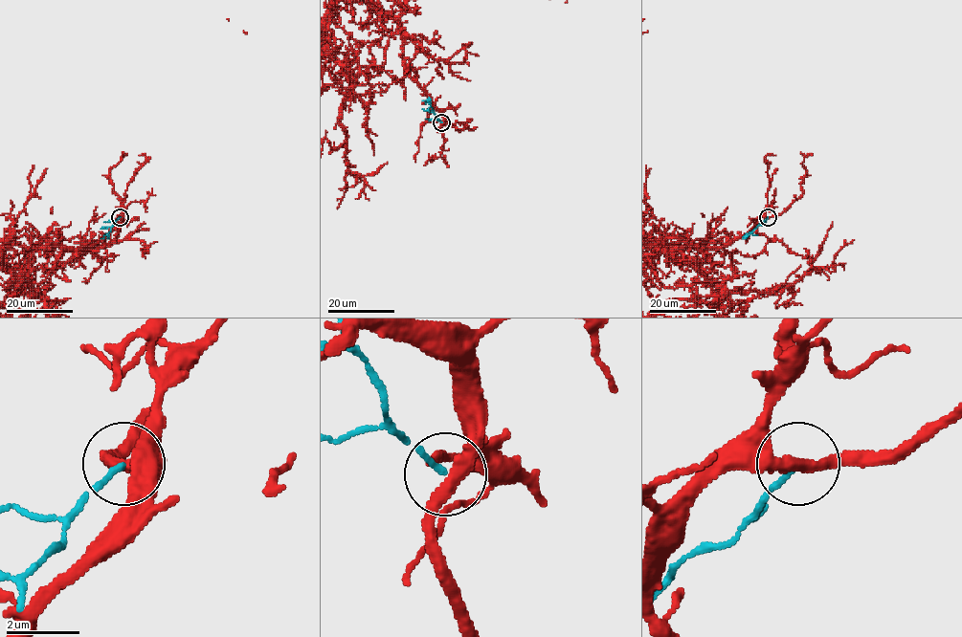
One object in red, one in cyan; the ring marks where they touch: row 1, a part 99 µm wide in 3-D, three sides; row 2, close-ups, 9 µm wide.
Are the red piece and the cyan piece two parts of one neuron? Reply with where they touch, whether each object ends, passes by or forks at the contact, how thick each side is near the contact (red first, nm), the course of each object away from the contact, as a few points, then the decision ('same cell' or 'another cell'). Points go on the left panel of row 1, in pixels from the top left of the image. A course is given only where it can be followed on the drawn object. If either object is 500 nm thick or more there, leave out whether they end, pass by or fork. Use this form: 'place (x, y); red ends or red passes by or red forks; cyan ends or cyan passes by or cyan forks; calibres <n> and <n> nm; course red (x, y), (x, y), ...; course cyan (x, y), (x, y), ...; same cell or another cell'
place (120, 217); red passes by; cyan ends; calibres 360 and 150 nm; course cyan (120, 217), (100, 239); another cell

